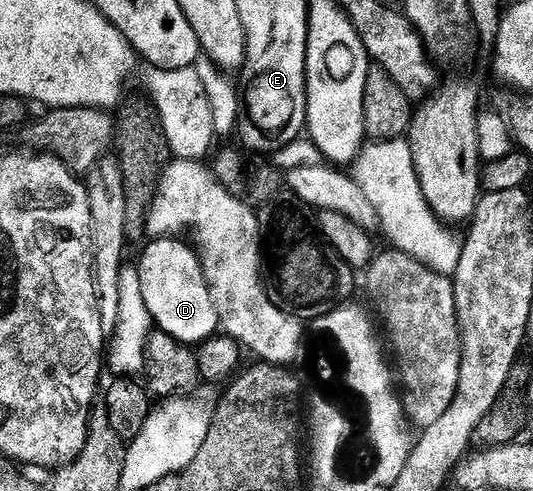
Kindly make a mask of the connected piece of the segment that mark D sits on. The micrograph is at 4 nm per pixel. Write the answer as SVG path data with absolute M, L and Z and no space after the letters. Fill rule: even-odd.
M169 237L152 240L143 258L137 261L139 295L142 308L151 312L152 319L159 324L156 326L162 332L185 345L195 347L212 338L221 322L211 287L207 283L207 275L203 271L203 262L199 260L198 252L184 241Z

